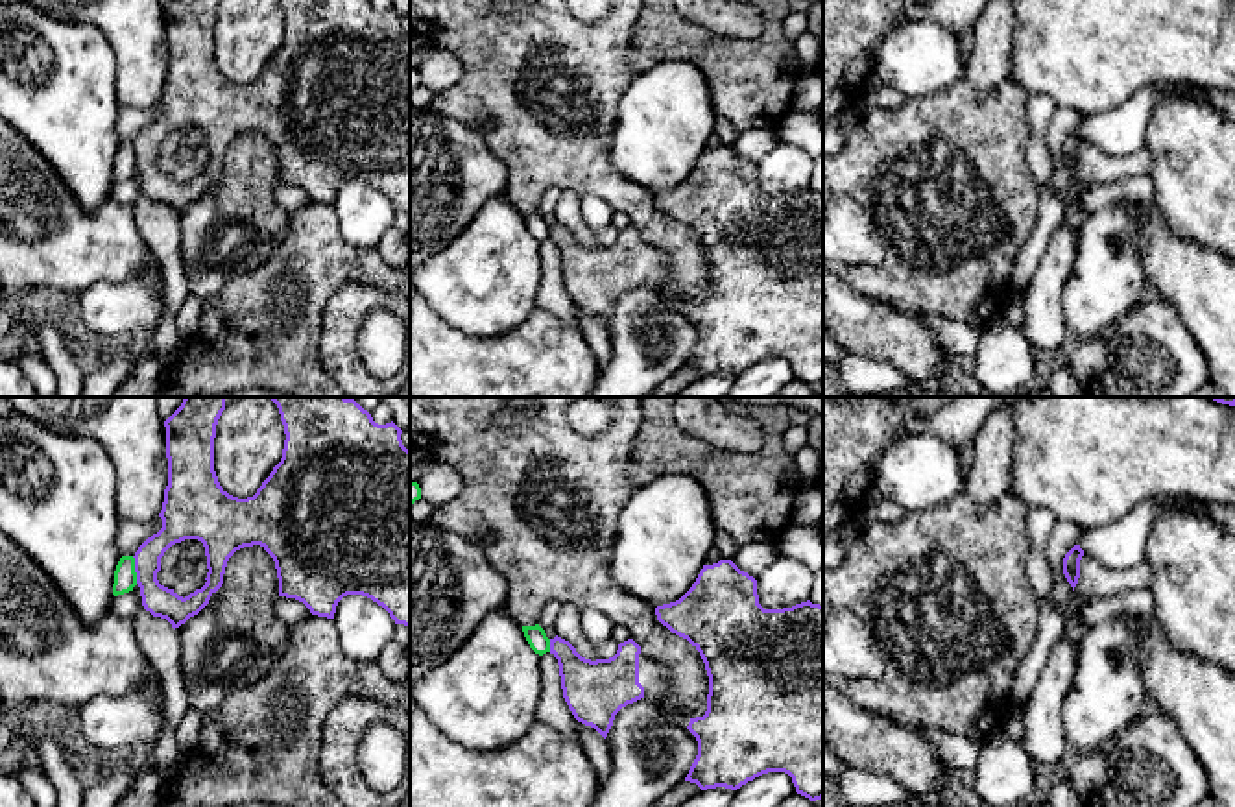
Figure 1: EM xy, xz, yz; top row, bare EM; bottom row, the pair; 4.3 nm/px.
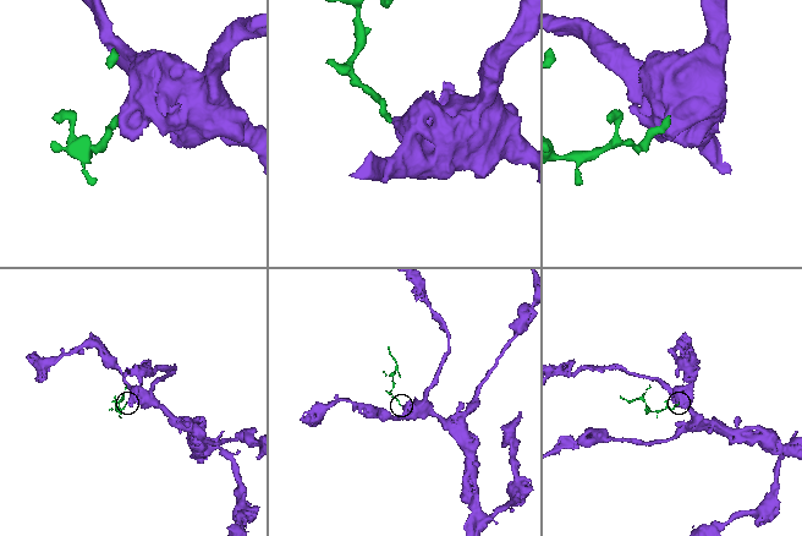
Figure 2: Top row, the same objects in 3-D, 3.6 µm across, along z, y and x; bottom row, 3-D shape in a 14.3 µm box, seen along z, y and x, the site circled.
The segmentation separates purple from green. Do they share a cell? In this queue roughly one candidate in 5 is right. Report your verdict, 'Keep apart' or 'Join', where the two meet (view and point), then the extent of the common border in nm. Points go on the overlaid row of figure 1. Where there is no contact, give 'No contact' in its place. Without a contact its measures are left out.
Keep apart. Touches purple at xy (135, 569). Shared border 120 nm

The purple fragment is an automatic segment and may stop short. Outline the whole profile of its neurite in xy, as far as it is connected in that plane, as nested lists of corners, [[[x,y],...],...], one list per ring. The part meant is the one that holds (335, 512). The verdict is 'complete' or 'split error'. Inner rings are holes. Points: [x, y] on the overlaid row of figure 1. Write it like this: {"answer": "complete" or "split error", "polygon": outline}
{"answer": "complete", "polygon": [[[185,397],[164,421],[168,486],[162,528],[135,552],[142,606],[179,628],[222,587],[229,558],[260,545],[275,561],[279,596],[303,602],[312,615],[334,619],[338,602],[362,595],[382,606],[395,624],[410,626],[410,451],[391,421],[378,425],[354,399],[270,397],[284,425],[281,462],[253,497],[229,495],[214,471],[216,425],[225,397]],[[185,539],[205,547],[207,582],[188,596],[159,584],[161,558]]]}

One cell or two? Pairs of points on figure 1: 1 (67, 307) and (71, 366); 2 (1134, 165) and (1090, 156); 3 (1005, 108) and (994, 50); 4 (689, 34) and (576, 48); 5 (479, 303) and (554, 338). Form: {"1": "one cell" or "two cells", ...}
{"1": "one cell", "2": "one cell", "3": "two cells", "4": "two cells", "5": "two cells"}

